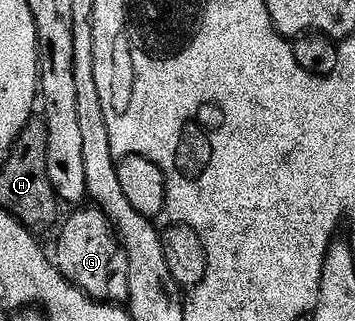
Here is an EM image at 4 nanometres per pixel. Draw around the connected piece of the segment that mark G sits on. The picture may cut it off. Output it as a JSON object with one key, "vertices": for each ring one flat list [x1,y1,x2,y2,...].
{"vertices":[[86,205,71,211,74,212,67,217,66,224,65,219,61,224,63,227,58,235,58,248,52,251,58,272,99,303,125,304,130,297,130,266,117,231,97,206]]}

